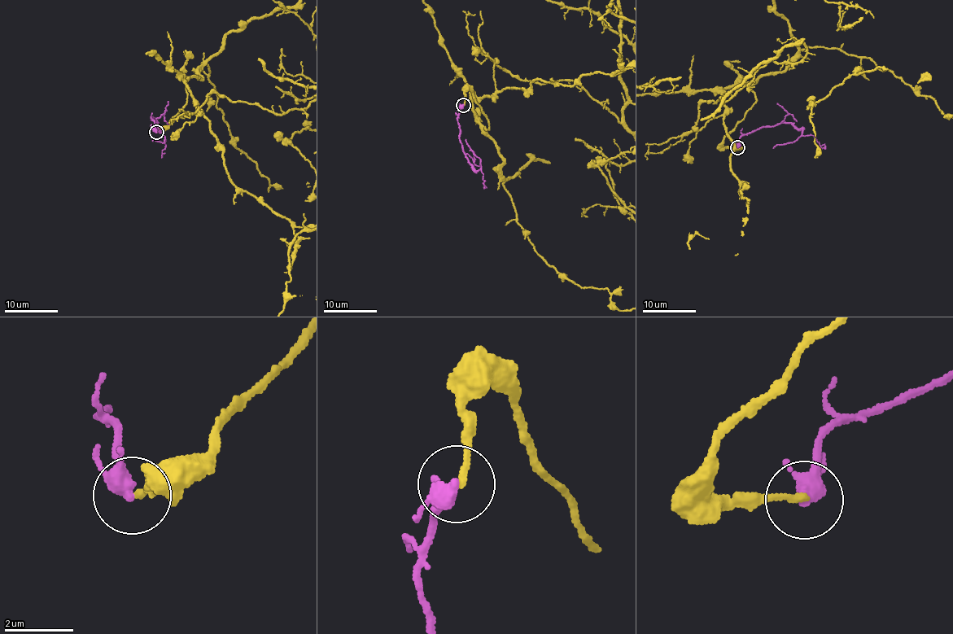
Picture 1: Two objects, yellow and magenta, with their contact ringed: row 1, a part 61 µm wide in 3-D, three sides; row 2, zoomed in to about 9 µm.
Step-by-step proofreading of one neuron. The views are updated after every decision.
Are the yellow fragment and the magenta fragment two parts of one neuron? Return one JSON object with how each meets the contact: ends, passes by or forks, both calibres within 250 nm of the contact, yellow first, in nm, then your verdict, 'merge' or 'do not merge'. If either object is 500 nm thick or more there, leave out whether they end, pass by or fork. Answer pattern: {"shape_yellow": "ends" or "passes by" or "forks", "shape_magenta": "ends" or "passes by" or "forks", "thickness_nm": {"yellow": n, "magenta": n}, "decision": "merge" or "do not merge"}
{"shape_yellow": "ends", "shape_magenta": "forks", "thickness_nm": {"yellow": 180, "magenta": 300}, "decision": "do not merge"}

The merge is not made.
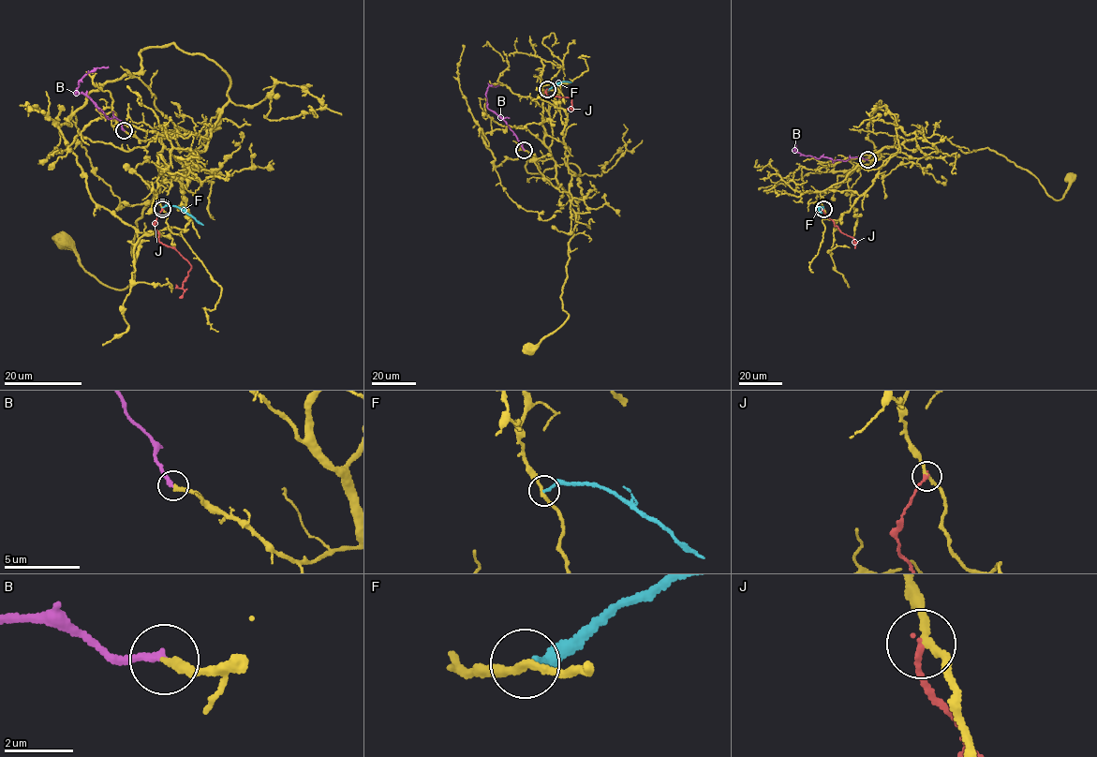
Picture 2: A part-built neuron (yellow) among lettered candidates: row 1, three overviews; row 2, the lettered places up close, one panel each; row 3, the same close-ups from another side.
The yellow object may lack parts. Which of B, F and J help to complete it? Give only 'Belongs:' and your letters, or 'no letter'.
Belongs: B

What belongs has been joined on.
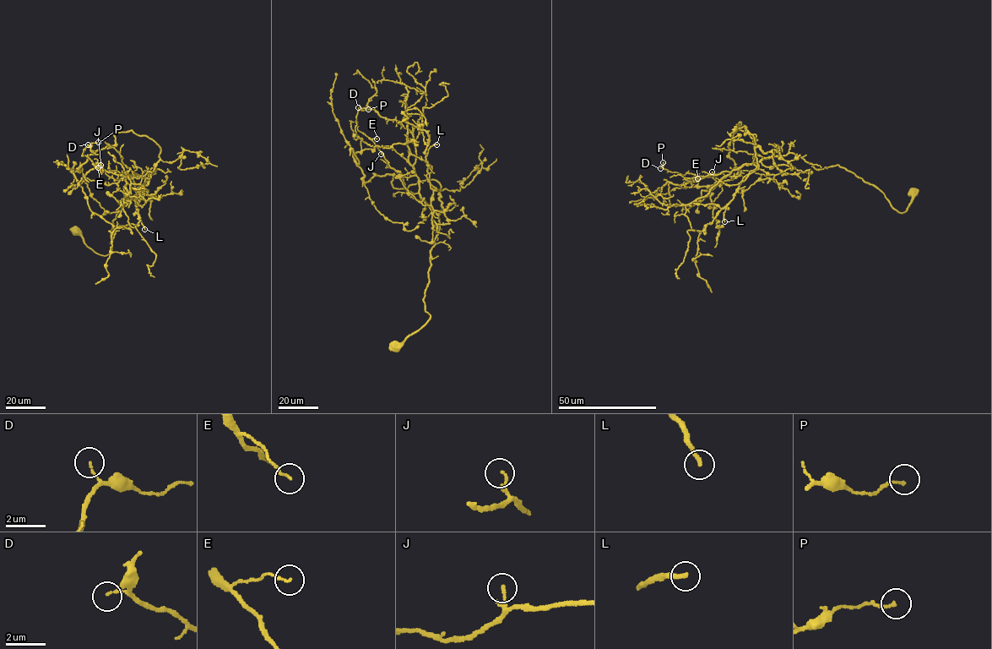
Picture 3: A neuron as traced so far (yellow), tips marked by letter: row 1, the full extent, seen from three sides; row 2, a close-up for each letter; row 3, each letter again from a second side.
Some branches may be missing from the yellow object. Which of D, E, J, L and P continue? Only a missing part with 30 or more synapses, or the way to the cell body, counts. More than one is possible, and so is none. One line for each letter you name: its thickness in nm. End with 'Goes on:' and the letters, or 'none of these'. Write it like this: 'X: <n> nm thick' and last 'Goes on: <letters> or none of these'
L: 200 nm thick
Goes on: L

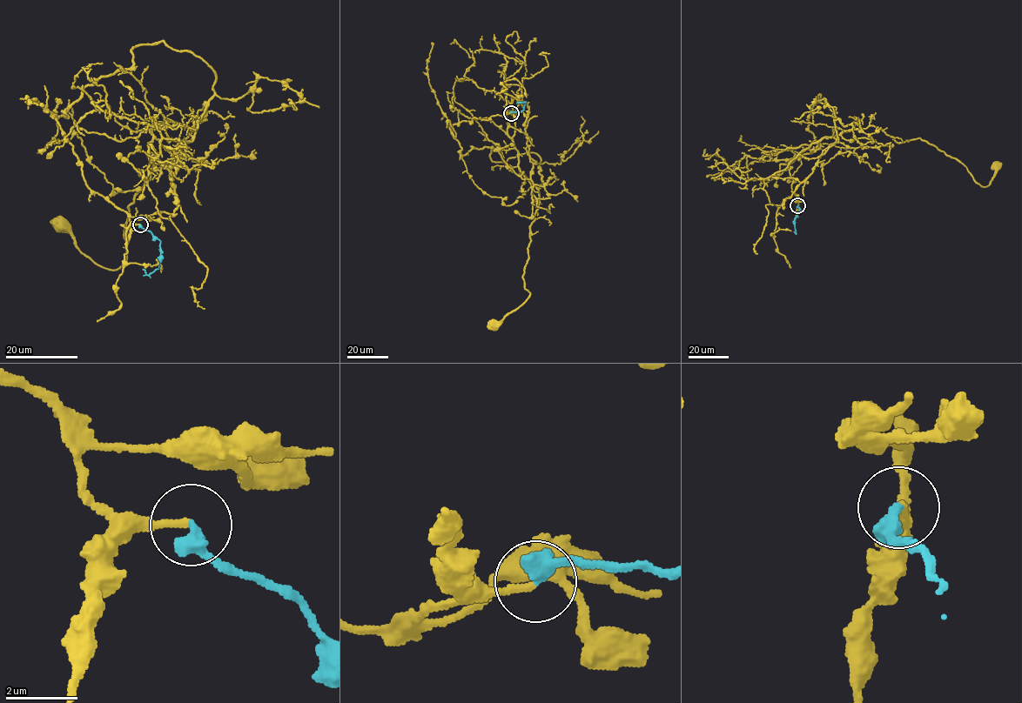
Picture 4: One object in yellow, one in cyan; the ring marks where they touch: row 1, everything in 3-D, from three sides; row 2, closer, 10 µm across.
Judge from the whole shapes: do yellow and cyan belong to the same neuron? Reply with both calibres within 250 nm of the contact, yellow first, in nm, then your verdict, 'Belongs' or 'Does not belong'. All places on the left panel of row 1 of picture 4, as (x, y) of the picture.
Thickness 200 nm (yellow) against 440 nm. Belongs

